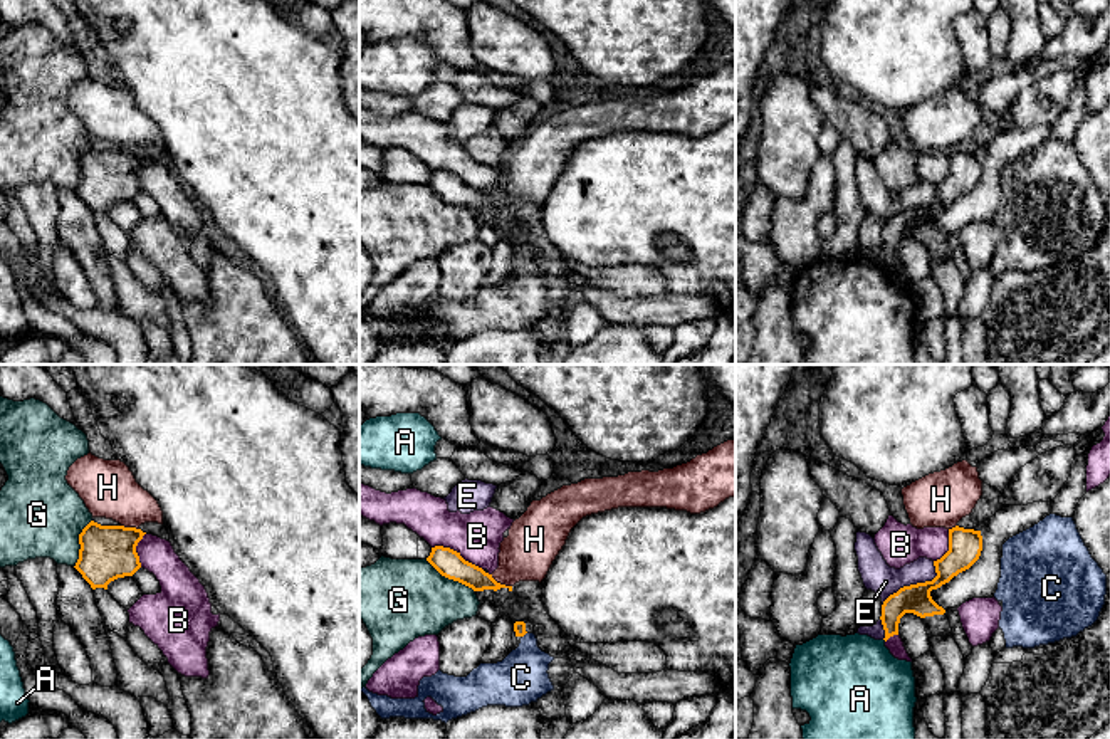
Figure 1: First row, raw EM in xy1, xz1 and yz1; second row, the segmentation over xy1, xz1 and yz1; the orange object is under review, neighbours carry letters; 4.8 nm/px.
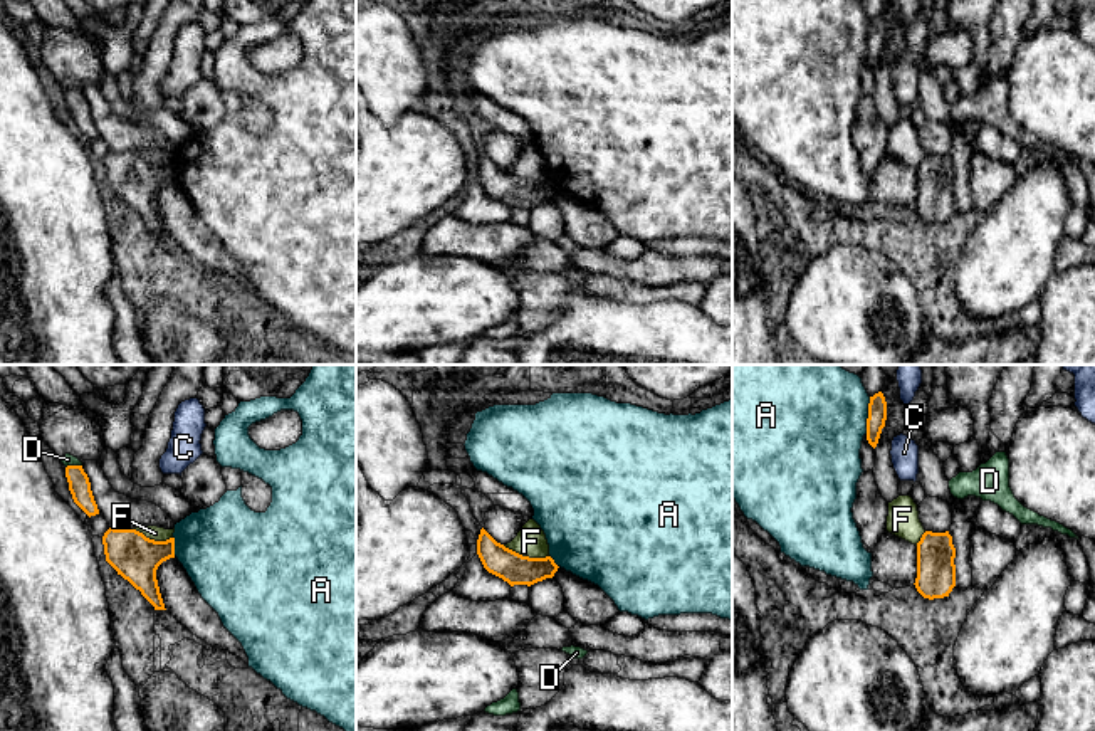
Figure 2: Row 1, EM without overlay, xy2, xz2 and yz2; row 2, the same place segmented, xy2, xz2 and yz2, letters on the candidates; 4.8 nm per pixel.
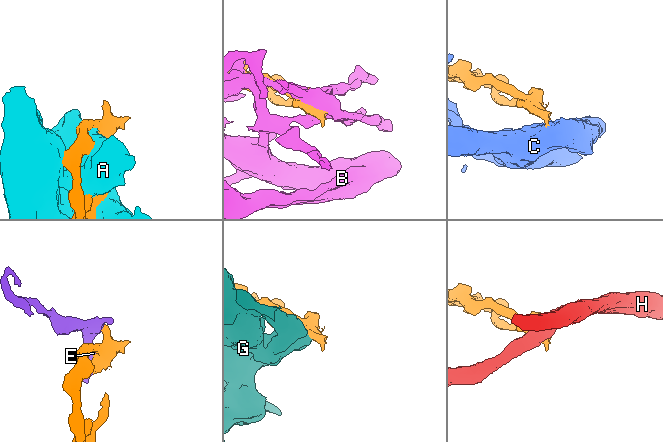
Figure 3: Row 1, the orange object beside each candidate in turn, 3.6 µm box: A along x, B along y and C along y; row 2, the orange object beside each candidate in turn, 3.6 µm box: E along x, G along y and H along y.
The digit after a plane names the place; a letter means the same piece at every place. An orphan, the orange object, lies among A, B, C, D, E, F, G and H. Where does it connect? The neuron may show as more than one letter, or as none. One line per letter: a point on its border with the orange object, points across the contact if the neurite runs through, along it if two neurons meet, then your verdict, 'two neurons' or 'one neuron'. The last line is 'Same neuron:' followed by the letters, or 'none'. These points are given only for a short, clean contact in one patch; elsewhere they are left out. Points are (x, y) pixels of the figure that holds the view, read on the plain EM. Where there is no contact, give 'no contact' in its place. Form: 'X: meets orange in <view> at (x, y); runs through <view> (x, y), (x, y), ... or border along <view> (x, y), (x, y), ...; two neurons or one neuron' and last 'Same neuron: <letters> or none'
A: meets orange in yz2 at (869, 39); two neurons
B: meets orange in xz1 at (455, 175); two neurons
C: meets orange in xz1 at (524, 257); runs through xz1 (519, 251), (524, 257), (526, 291), (521, 301); one neuron
D: meets orange in xy2 at (73, 89); border along xy2 (81, 88), (69, 88), (66, 91); two neurons
E: meets orange in yz1 at (917, 207); two neurons
F: meets orange in xz2 at (526, 180); two neurons
G: meets orange in xz1 at (450, 202); two neurons
H: meets orange in xz1 at (499, 207); border along xz1 (491, 199), (511, 210); two neurons
Same neuron: C

